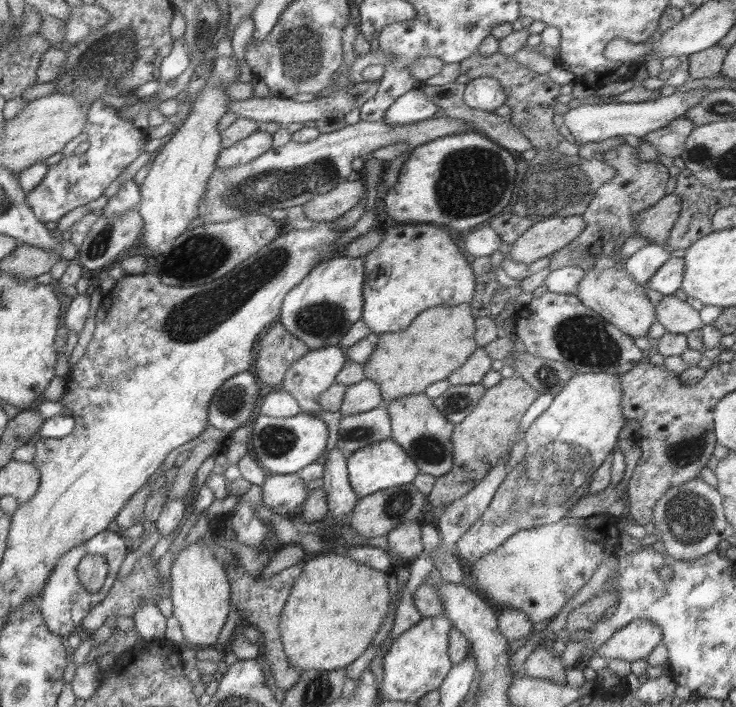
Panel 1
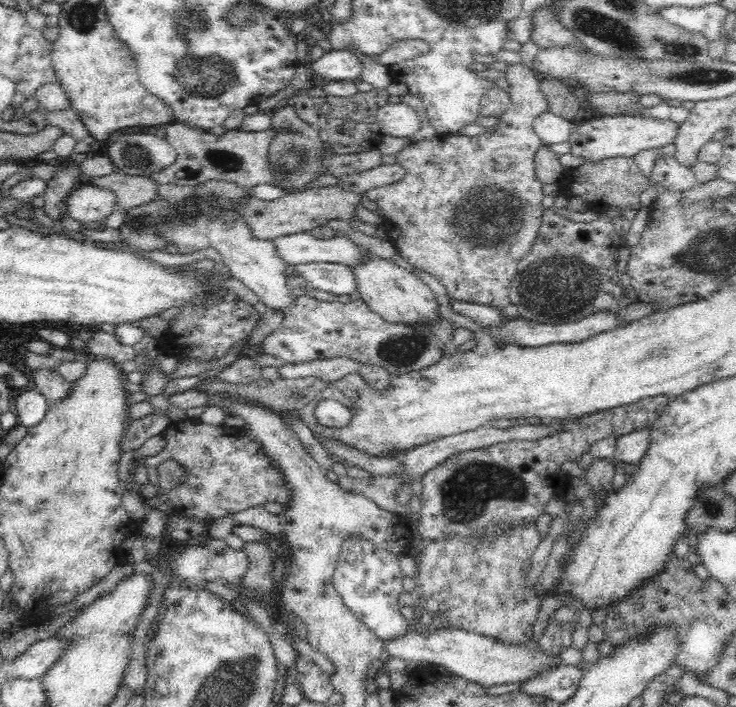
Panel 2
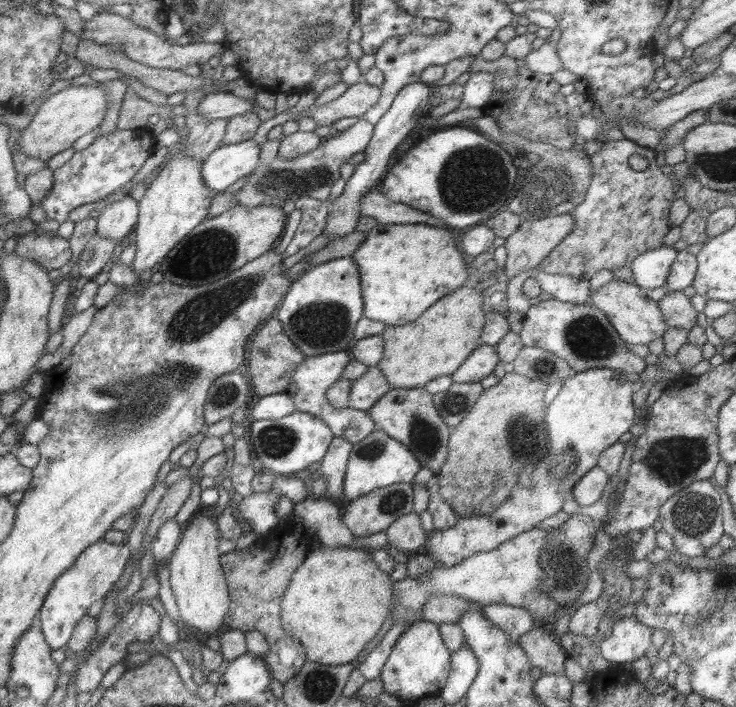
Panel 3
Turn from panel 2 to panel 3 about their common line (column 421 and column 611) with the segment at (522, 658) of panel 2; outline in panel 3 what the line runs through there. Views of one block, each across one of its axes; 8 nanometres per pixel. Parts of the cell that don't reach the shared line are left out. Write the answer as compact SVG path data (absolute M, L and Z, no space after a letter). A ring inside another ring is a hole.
M632 616L613 621L612 625L611 636L598 642L601 650L598 660L602 665L619 663L623 666L653 652L650 627L640 624Z

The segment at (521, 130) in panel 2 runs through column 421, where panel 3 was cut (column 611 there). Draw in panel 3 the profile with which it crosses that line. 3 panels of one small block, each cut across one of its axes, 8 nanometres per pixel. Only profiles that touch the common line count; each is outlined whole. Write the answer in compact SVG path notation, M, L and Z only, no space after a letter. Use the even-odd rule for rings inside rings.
M624 137L621 140L610 140L603 138L601 149L593 153L590 164L593 170L592 180L587 186L583 200L569 210L567 214L573 217L573 229L563 241L556 245L538 265L540 270L549 274L571 275L577 278L591 279L595 272L601 269L614 271L623 266L630 267L635 256L649 250L659 248L661 240L668 232L667 215L671 201L675 199L673 195L674 184L655 164L656 151L638 146L631 140ZM632 154L647 159L649 165L643 172L635 172L628 166L627 160Z

